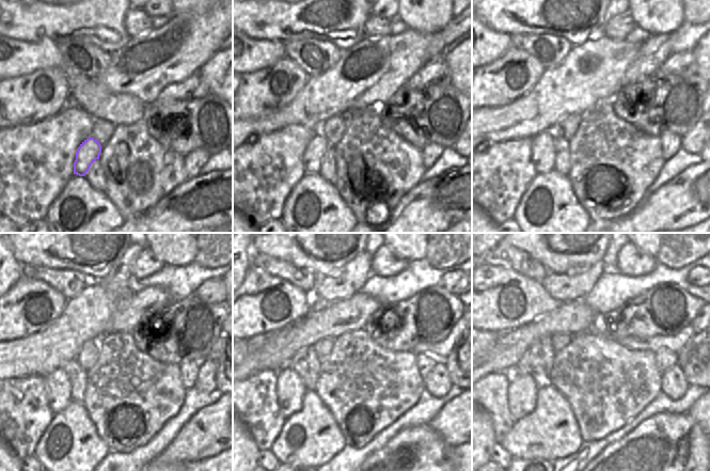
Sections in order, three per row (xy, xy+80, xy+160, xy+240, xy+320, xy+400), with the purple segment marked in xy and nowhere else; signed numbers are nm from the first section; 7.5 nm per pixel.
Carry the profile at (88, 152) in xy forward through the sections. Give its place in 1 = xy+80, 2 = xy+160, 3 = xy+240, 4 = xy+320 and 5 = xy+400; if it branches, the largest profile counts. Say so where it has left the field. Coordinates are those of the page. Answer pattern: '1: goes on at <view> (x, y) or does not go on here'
1: goes on at xy+80 (316, 148)
2: goes on at xy+160 (542, 153)
3: goes on at xy+240 (58, 387)
4: goes on at xy+320 (290, 389)
5: goes on at xy+400 (522, 392)

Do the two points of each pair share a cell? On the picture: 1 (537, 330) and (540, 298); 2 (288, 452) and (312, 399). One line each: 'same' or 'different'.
1: different
2: same

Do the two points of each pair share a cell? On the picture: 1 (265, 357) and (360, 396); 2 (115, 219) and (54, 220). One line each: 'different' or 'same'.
1: different
2: same

